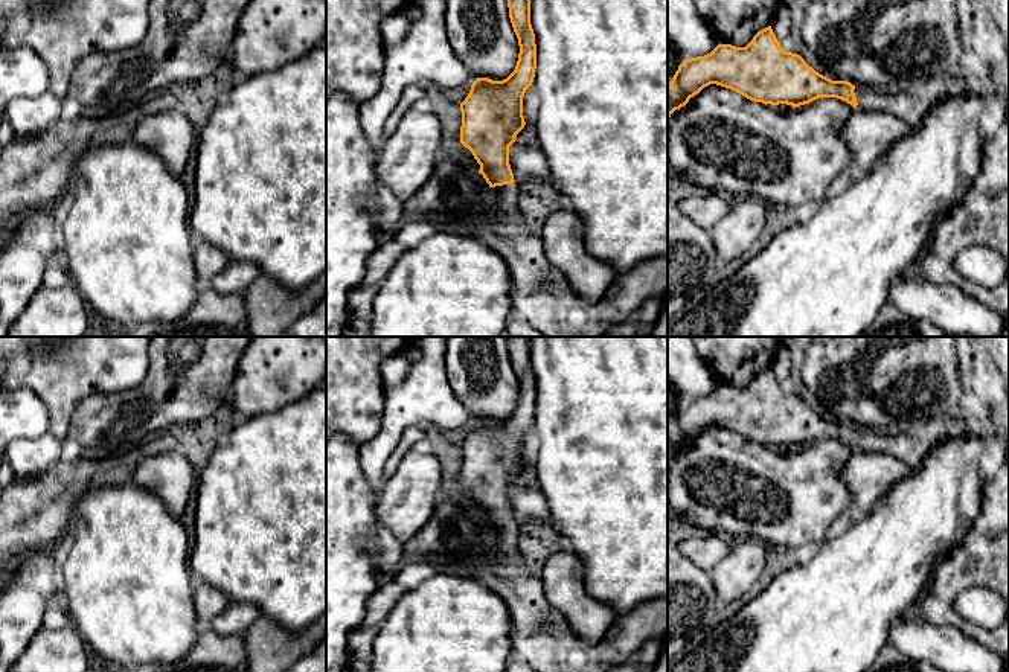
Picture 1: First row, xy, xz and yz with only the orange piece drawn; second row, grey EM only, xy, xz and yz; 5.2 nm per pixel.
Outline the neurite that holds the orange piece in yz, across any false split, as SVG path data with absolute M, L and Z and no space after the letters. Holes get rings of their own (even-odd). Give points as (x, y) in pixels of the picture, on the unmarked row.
M771 367L759 372L745 389L719 384L704 398L684 401L668 427L668 462L675 451L684 448L690 439L710 425L730 430L750 442L765 446L786 445L800 448L818 439L837 439L846 442L854 450L889 454L913 469L921 465L924 457L939 442L953 433L948 424L933 418L887 436L878 436L867 430L855 428L847 422L832 422L809 408L800 396L785 393Z

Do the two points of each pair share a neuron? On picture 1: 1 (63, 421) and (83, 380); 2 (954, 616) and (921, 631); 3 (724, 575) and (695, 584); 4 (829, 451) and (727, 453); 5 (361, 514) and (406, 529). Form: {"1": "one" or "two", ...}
{"1": "one", "2": "two", "3": "two", "4": "one", "5": "two"}

